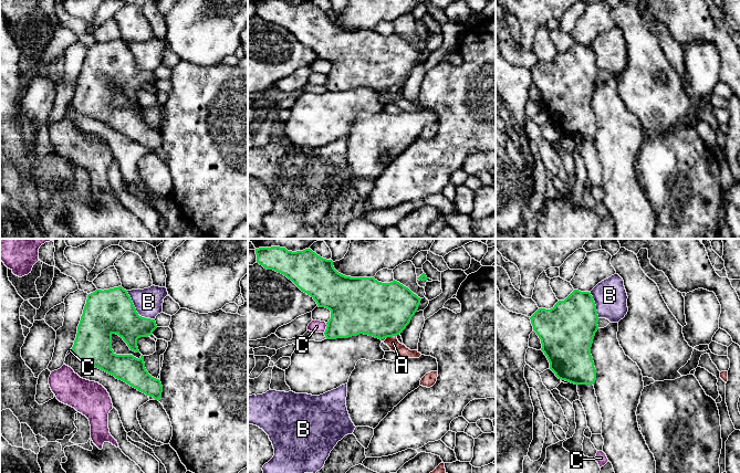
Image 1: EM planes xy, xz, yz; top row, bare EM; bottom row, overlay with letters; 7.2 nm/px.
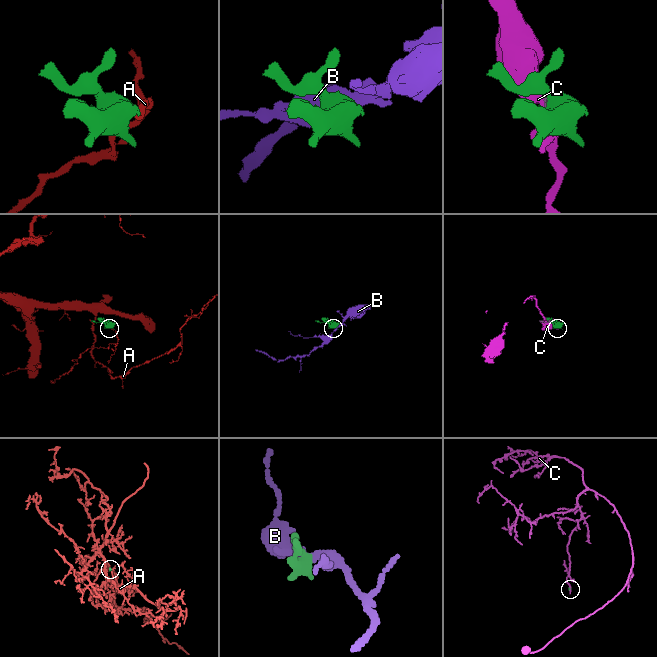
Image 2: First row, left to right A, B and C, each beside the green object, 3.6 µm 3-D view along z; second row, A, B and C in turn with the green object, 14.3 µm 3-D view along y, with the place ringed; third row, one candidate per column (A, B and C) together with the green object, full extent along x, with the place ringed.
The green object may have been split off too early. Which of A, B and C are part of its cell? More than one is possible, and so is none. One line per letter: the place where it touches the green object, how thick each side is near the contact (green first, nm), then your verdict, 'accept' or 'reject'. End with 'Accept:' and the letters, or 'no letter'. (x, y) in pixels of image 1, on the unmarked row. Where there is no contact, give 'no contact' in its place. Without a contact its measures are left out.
A: xz (391, 88) | 400/90 nm | reject
B: xy (135, 63) | 320/200 nm | reject
C: xz (326, 80) | 360/90 nm | reject
Accept: no letter

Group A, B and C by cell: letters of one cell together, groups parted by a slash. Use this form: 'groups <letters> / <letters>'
groups A / B / C

